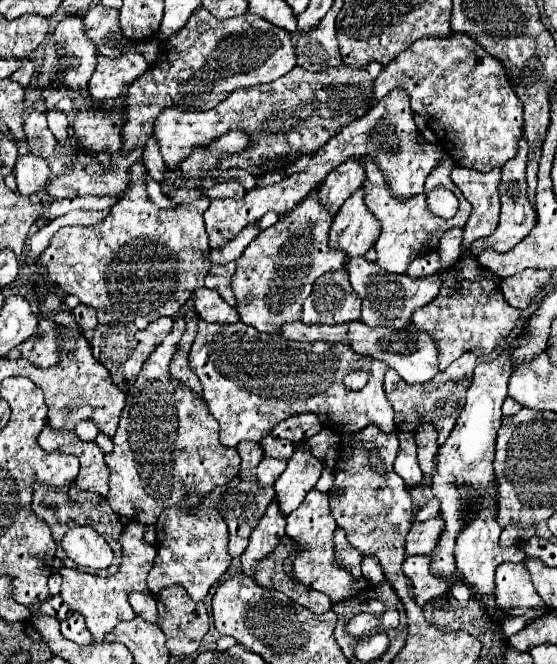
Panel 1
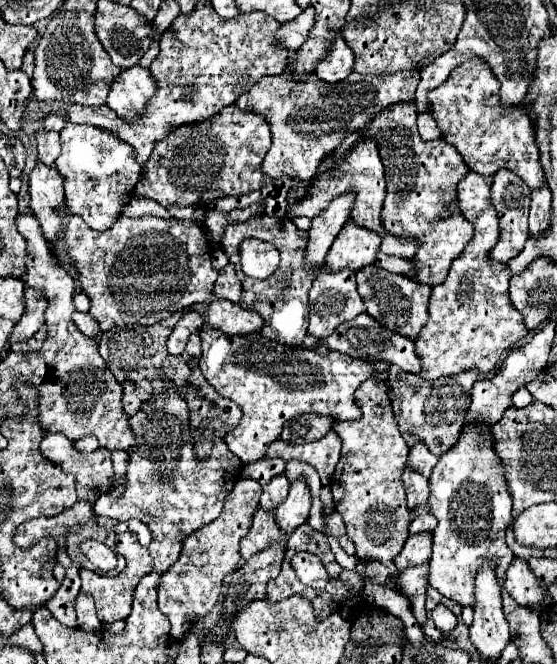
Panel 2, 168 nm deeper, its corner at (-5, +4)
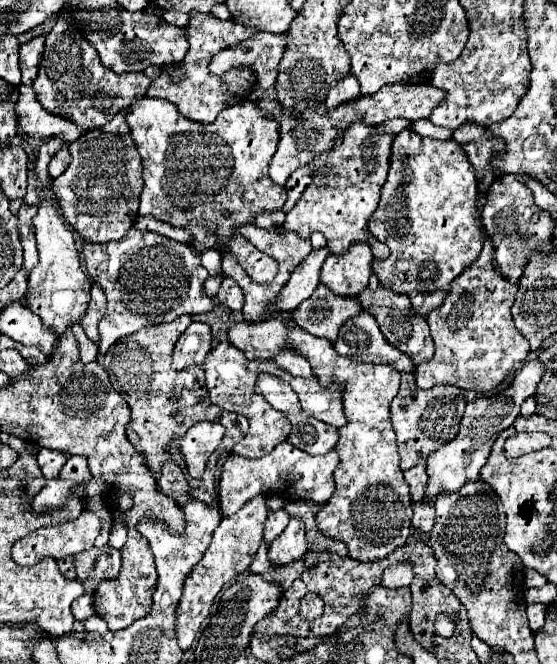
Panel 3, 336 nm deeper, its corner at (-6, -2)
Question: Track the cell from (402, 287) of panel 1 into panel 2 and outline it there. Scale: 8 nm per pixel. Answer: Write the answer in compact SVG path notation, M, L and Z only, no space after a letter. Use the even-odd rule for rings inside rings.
M364 266L364 270L356 272L358 278L358 294L362 296L364 304L366 304L366 312L380 322L382 326L386 326L392 332L398 332L406 338L418 338L420 328L424 326L424 322L428 320L428 300L432 294L432 286L428 284L420 284L408 276L402 274L394 274L388 270L382 270L378 266Z

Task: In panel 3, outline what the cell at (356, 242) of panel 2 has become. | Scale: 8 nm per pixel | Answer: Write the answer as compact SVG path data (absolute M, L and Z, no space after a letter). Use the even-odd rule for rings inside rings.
M355 244L347 254L327 256L321 266L321 284L337 296L359 296L371 276L371 248L369 244Z

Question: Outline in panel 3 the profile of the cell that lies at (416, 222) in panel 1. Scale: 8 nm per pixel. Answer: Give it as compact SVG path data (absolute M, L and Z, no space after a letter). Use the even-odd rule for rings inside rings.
M363 120L351 124L349 130L335 140L329 152L315 156L307 164L309 168L317 168L317 170L329 164L333 172L329 176L319 176L319 172L317 176L313 174L313 182L303 190L293 210L287 212L285 216L285 224L283 224L285 230L291 230L305 240L311 236L311 232L321 232L327 238L329 250L333 254L345 254L349 246L357 242L367 242L371 246L373 258L385 260L387 248L385 244L369 236L367 224L369 224L369 216L375 212L379 204L379 192L387 180L393 138L395 134L375 132L375 128L367 126Z

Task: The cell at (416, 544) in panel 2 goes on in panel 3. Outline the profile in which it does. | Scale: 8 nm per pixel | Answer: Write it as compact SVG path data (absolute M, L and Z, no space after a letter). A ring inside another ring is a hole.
M393 564L385 568L381 584L385 588L403 588L409 586L411 580L413 580L413 568L409 568L409 564Z

